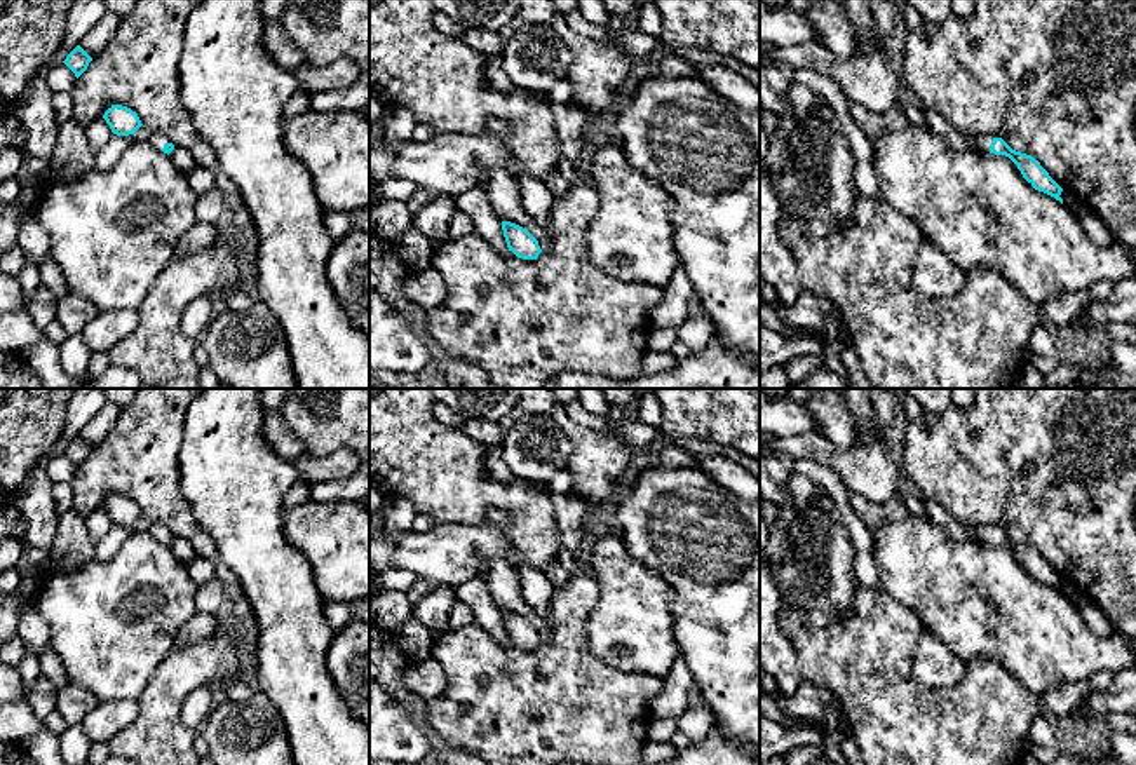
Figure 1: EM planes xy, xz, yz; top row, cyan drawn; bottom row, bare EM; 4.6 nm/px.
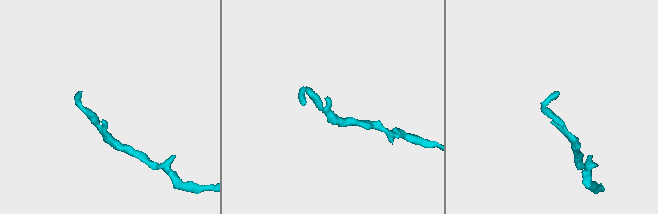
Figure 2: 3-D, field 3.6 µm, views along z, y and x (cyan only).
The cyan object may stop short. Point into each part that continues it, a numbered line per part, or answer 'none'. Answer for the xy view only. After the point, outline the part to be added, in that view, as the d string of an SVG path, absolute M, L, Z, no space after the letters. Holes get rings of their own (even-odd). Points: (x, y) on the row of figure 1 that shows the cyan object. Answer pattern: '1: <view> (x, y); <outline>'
1: xy (157, 140); M153 132L148 141L150 141L150 143L153 145L153 148L157 148L159 152L162 152L162 148L164 148L167 143L171 143L171 141L169 141L164 134L160 134L160 132Z

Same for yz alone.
1: yz (981, 143); M967 136L970 145L983 153L990 153L990 145L993 143L993 136Z

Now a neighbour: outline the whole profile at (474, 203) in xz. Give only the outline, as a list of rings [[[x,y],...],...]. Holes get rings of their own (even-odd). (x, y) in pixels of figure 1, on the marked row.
[[[481,181],[465,193],[453,197],[456,209],[463,211],[474,225],[474,230],[488,240],[500,253],[509,253],[502,221],[497,218],[488,195],[484,183]]]

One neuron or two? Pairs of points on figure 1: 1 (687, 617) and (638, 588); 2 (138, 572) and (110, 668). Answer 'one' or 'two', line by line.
1: two
2: one

